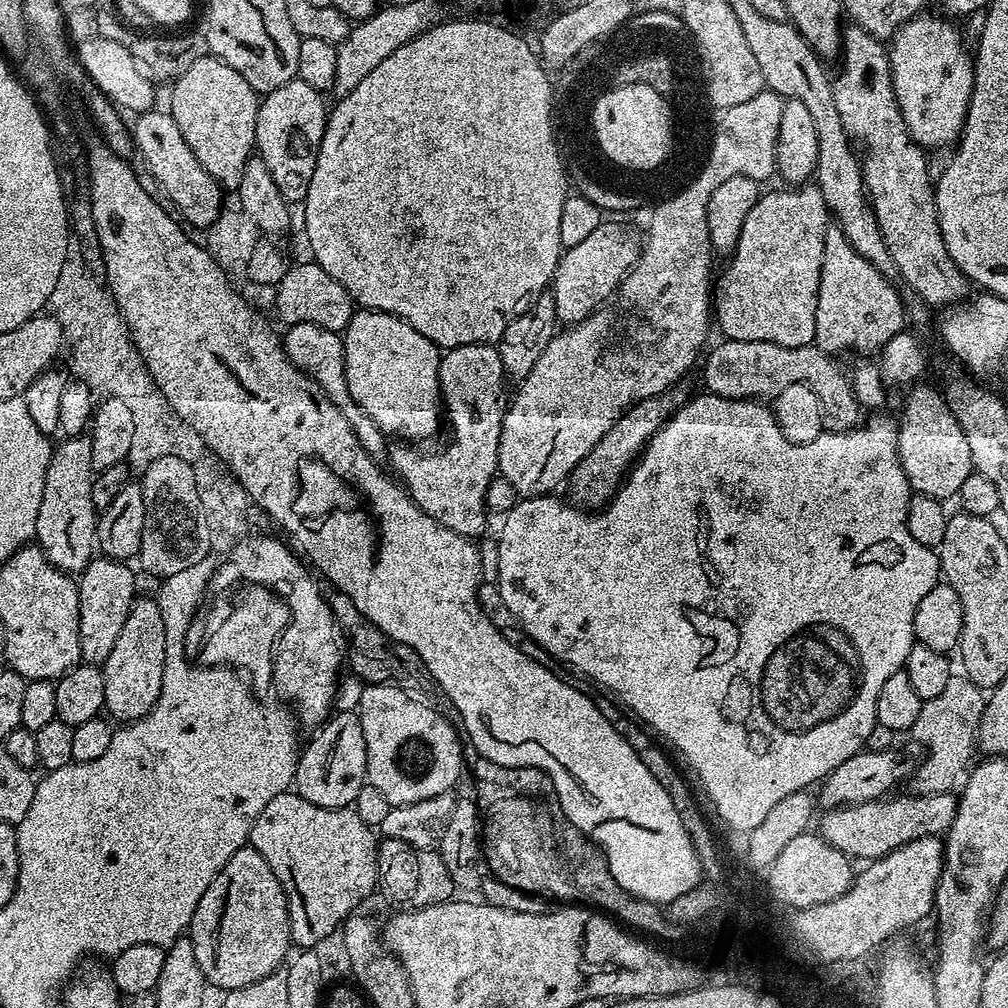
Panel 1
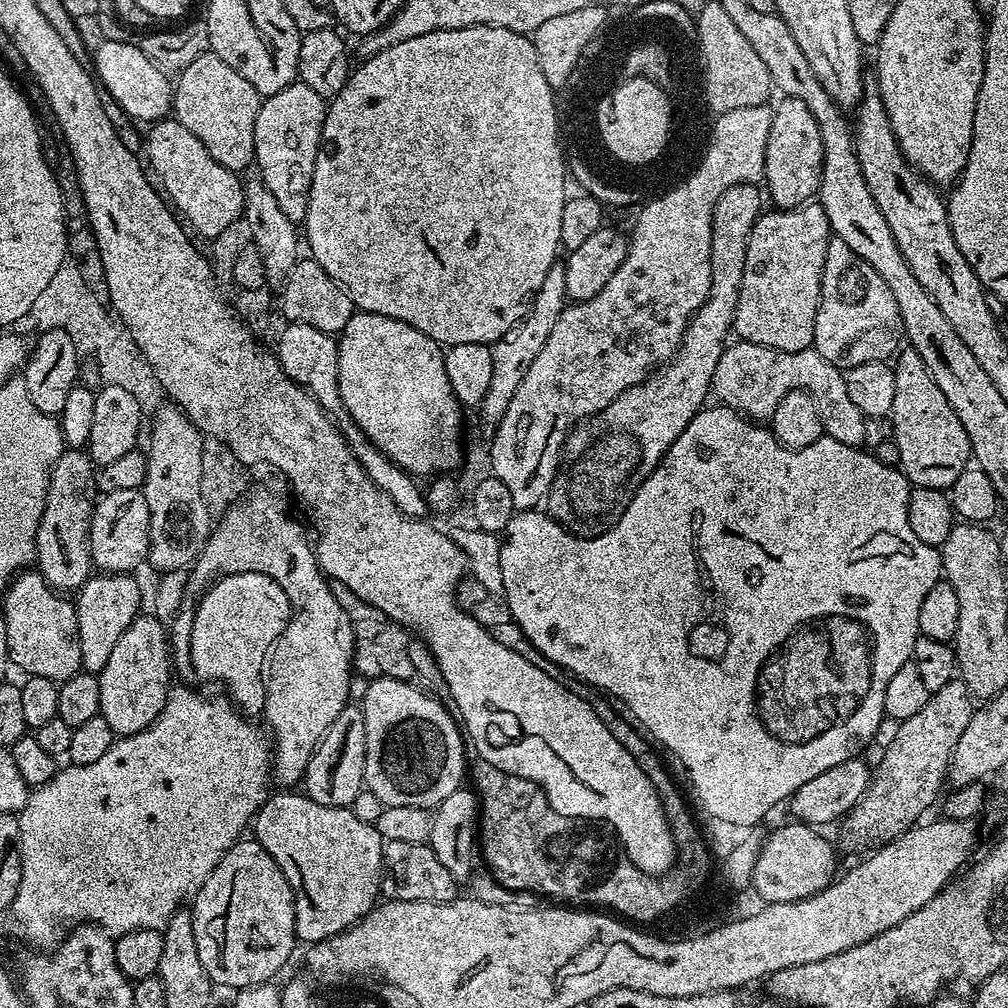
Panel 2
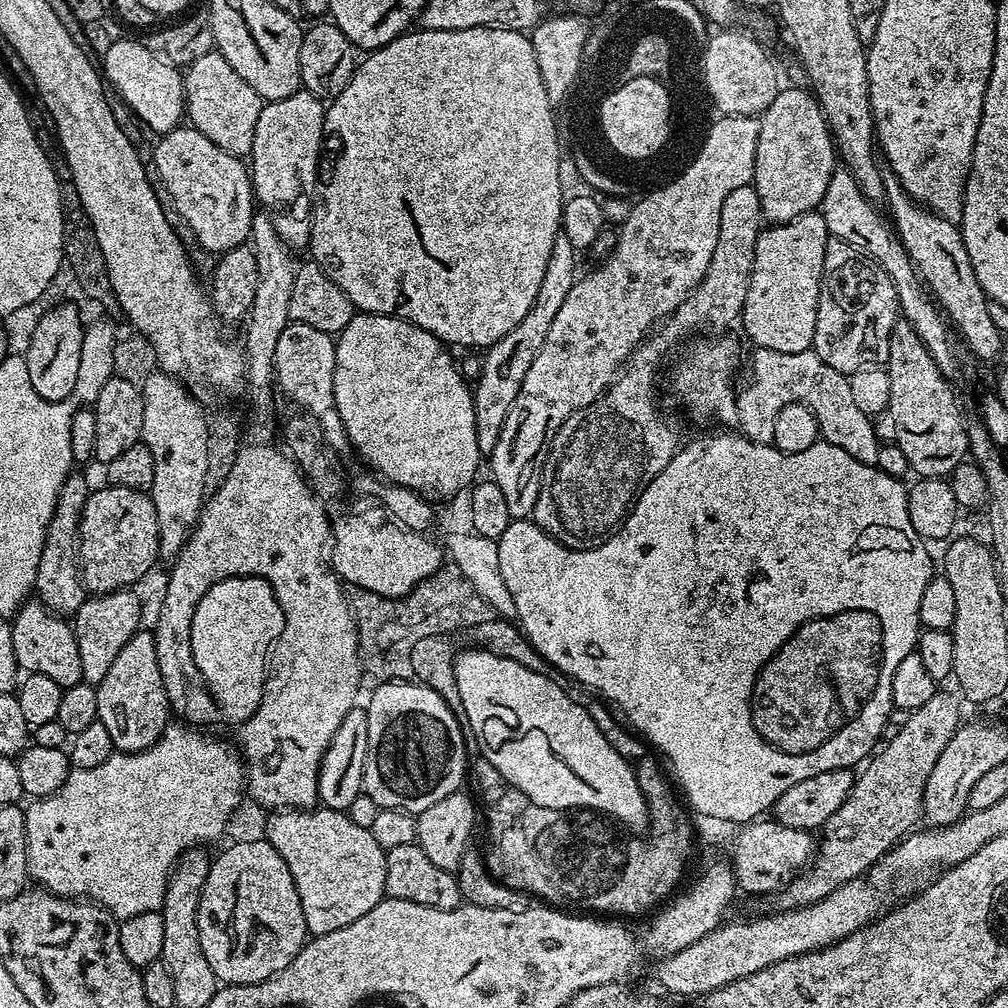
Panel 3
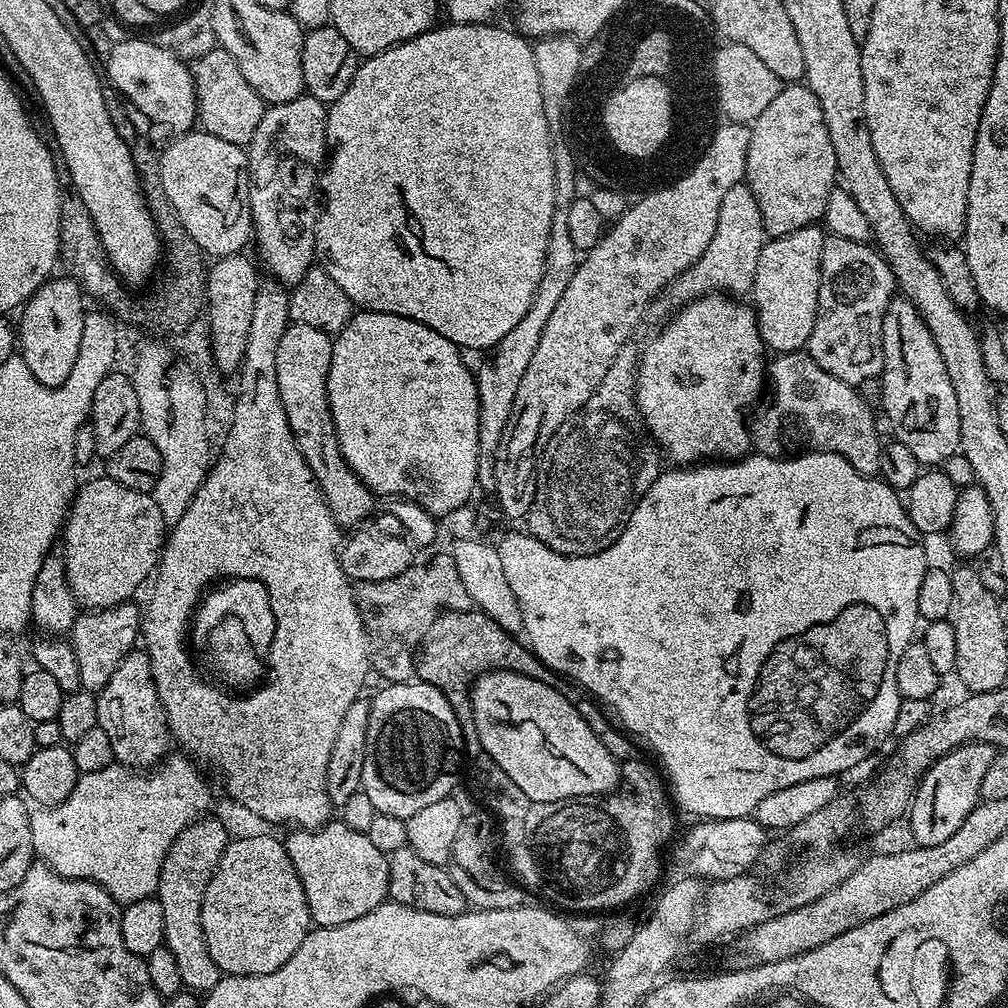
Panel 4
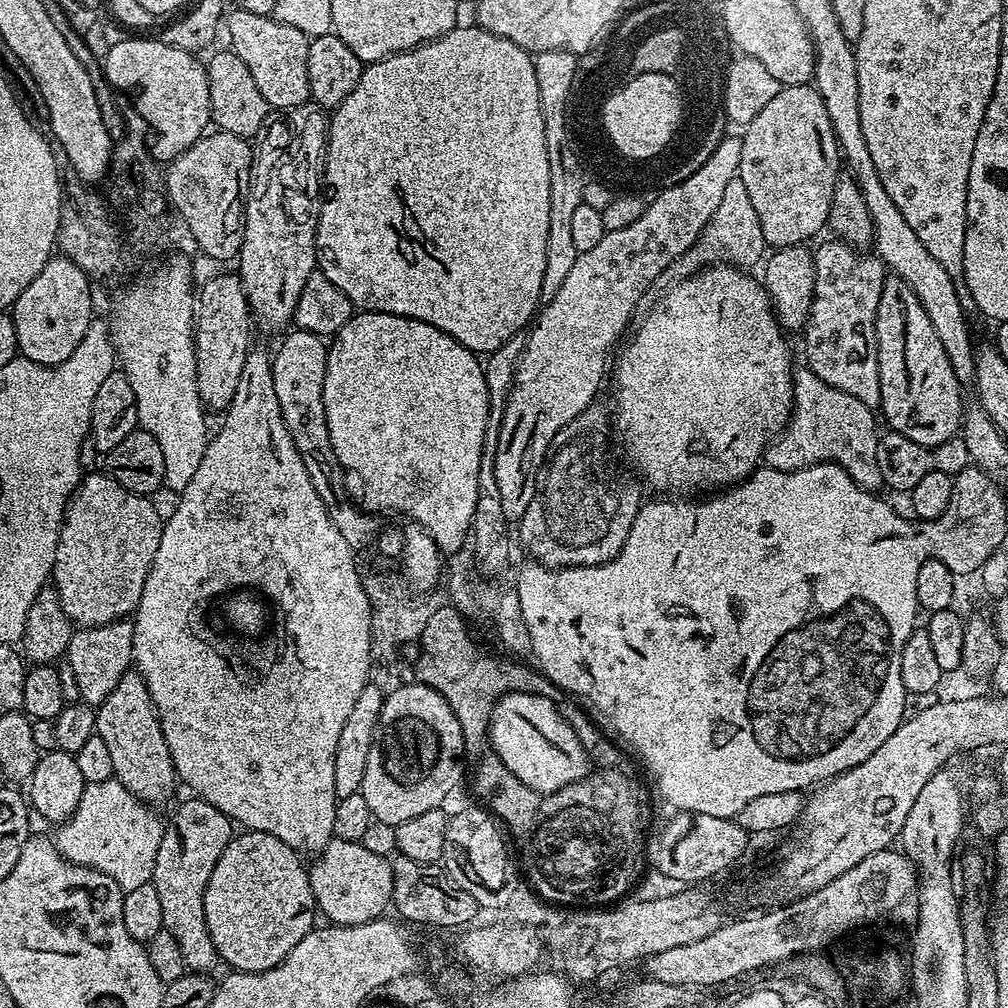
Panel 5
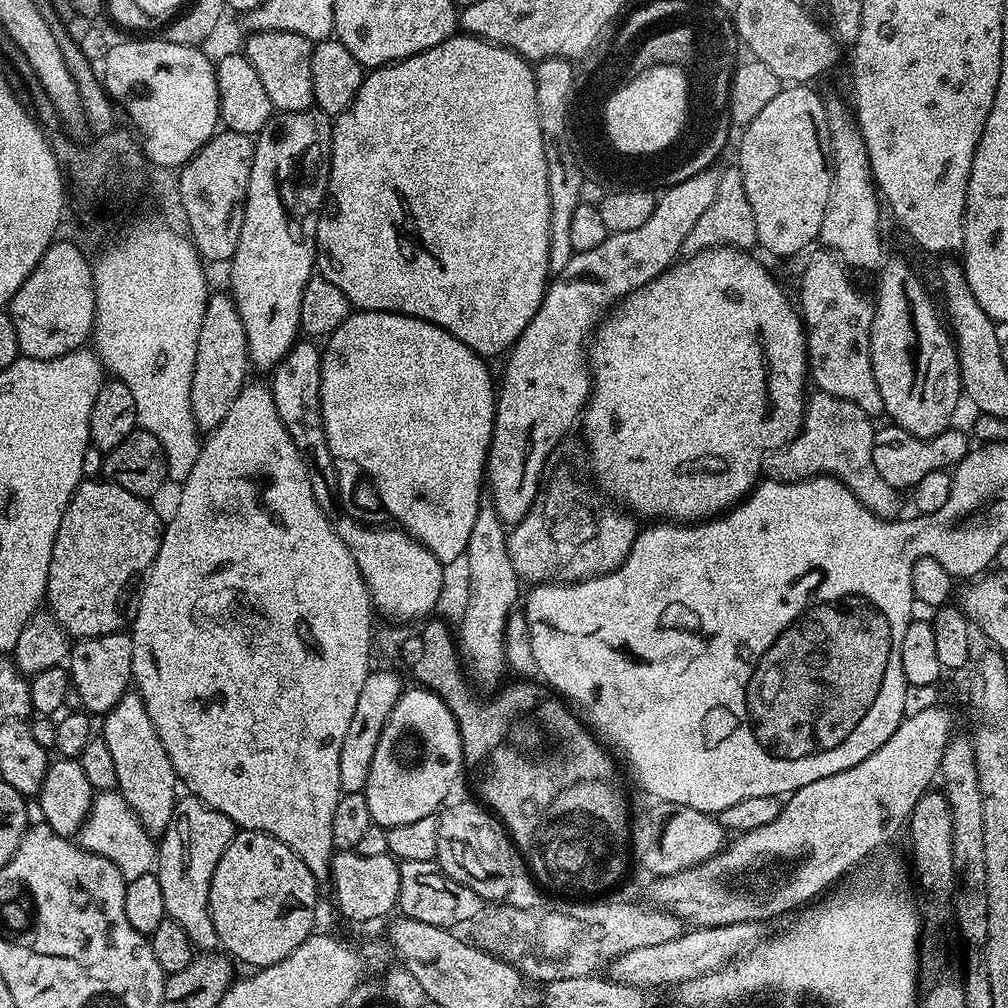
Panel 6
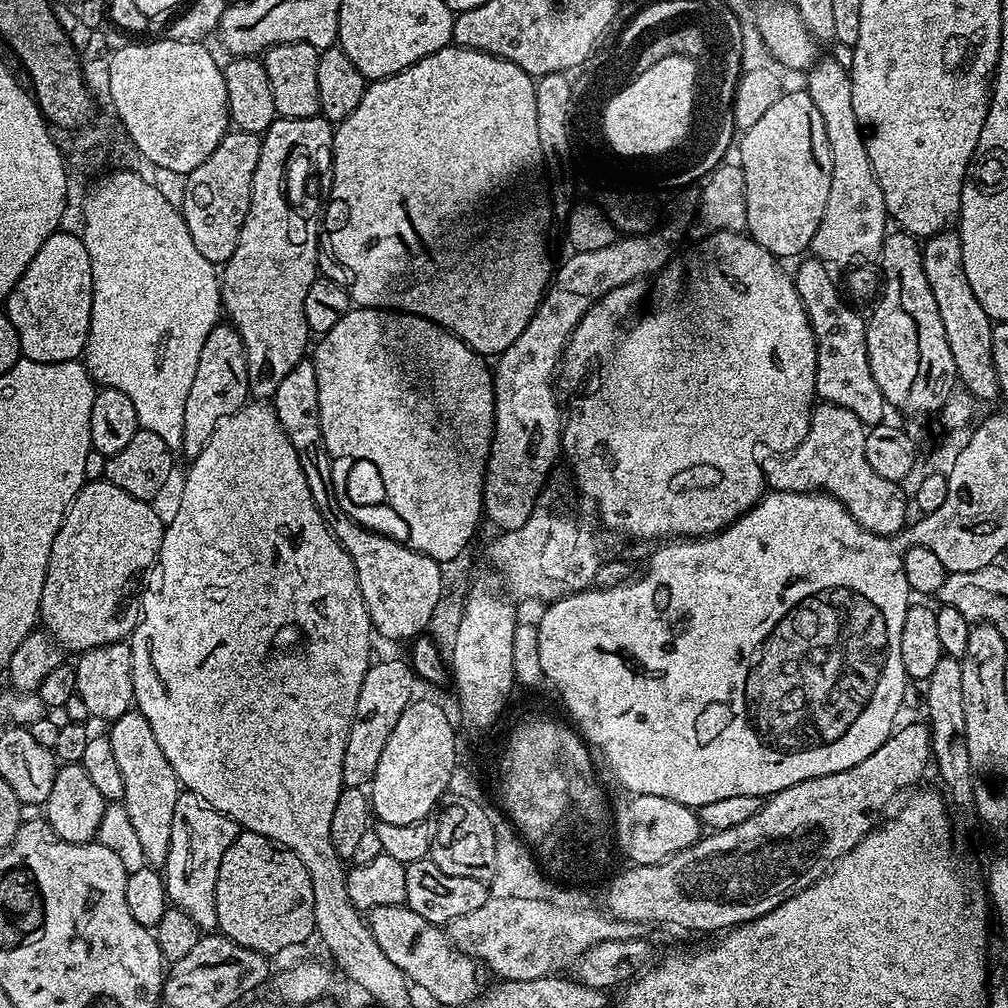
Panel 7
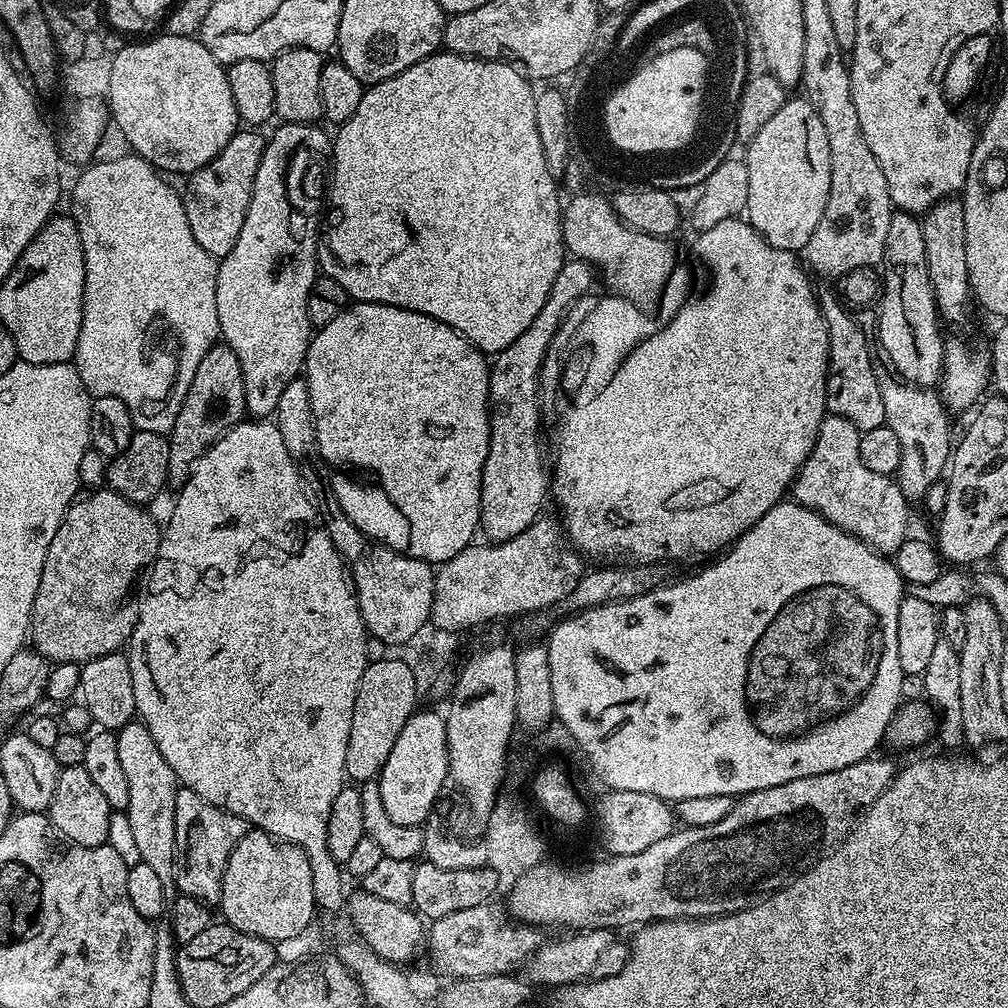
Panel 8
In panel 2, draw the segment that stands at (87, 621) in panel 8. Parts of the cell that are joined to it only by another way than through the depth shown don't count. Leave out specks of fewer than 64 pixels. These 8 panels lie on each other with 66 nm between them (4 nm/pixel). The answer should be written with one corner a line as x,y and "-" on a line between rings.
141,489
105,492
95,501
90,522
90,554
101,573
135,573
135,568
147,561
149,546
150,510

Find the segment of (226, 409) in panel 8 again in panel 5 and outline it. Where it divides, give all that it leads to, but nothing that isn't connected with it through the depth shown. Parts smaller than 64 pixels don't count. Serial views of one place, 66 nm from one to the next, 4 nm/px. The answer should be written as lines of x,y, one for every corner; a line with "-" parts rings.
239,275
212,276
201,288
199,285
198,307
194,312
196,381
200,401
205,409
227,409
234,398
234,390
238,390
238,378
242,378
242,365
253,343
252,328
252,308

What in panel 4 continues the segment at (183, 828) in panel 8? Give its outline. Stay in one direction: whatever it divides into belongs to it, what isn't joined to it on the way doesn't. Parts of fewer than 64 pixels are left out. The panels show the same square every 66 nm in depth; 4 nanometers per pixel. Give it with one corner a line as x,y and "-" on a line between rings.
208,818
193,820
178,838
174,838
162,862
160,881
154,893
166,921
163,947
174,954
181,985
197,994
206,994
218,986
222,975
214,958
210,958
210,950
206,950
206,934
202,934
202,898
230,839
222,821
204,819

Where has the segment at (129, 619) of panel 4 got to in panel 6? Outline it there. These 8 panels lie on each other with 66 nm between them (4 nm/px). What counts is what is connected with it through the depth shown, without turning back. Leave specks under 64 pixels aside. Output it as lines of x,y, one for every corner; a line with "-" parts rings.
123,631
114,634
102,634
85,640
77,639
71,645
66,667
70,677
71,691
78,694
80,708
89,714
106,713
114,706
118,706
118,702
129,692
130,685
133,683
131,635
127,631

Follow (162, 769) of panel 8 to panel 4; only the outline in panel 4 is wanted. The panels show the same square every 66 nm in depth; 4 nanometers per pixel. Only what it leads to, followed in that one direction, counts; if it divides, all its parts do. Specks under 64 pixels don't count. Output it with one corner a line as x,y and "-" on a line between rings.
133,650
118,662
118,670
110,677
110,682
98,693
98,727
106,730
110,738
110,746
114,749
114,761
123,764
125,768
148,770
161,763
169,755
170,733
168,719
164,713
162,702
158,698
158,690
154,686
154,678
150,670
150,658
143,650

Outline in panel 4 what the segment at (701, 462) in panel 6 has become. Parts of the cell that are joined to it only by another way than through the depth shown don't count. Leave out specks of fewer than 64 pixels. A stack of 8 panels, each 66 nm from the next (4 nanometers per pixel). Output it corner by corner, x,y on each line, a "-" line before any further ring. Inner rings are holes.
709,294
706,296
699,296
697,300
693,300
691,302
684,304
683,307
681,307
679,311
677,311
675,315
673,315
671,319
669,319
667,323
665,323
665,324
668,324
668,323
669,324
666,325
665,328
662,329
661,332
658,333
657,336
654,337
653,340
650,341
649,344
645,346
645,348
642,348
642,351
639,353
638,367
636,369
636,409
640,411
640,419
642,421
643,427
645,426
648,427
649,433
647,432
647,435
651,437
651,439
655,441
655,443
659,445
661,449
663,449
663,451
666,453
667,459
669,456
669,458
672,459
674,463
676,463
673,465
692,466
692,465
695,465
697,462
703,461
705,458
740,458
740,457
743,457
745,453
749,451
750,428
748,432
747,426
744,425
744,415
746,415
747,412
751,410
752,403
754,403
755,400
758,399
759,396
763,394
763,392
764,392
764,395
766,392
766,359
764,360
764,352
766,353
766,345
765,345
764,339
760,337
760,327
758,327
756,324
755,311
753,311
753,309
749,307
747,303
745,303
746,305
735,304
735,302
732,300
735,300
735,299
733,299
733,297
728,294
-
696,404
700,404
700,420
696,420
696,412
692,412
692,408
696,408

